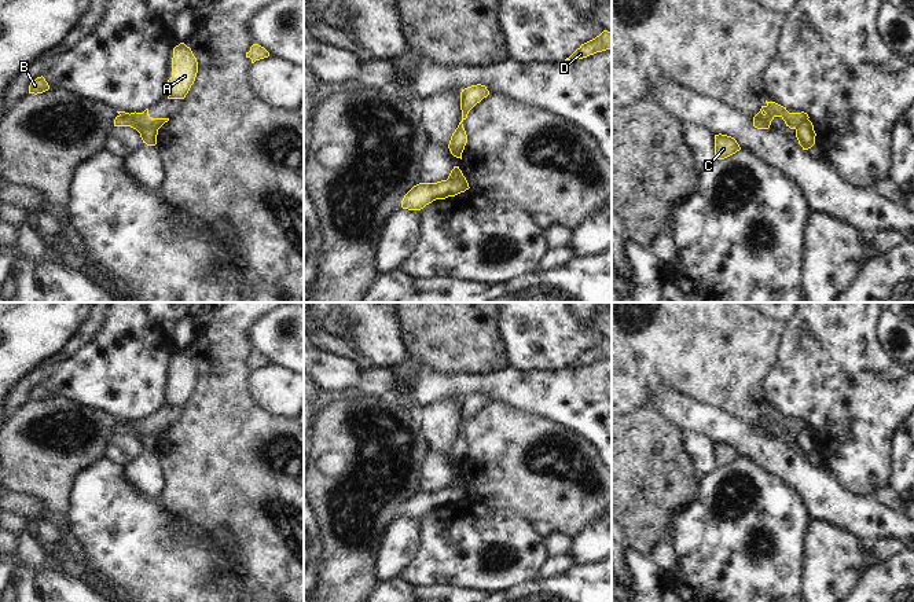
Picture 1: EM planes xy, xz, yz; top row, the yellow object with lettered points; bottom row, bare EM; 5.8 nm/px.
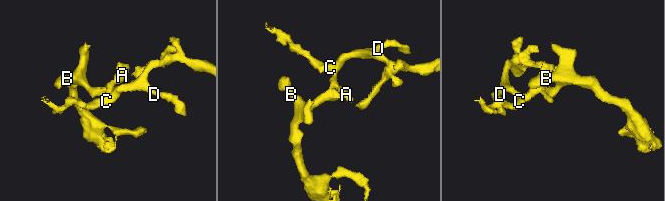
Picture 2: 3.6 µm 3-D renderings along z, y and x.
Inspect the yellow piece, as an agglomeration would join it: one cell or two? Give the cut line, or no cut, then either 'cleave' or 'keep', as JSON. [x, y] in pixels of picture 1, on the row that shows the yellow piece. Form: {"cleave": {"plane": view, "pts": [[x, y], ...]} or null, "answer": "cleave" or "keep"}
{"cleave": {"plane": "xy", "pts": [[120, 114], [127, 114], [140, 127], [157, 129]]}, "answer": "cleave"}

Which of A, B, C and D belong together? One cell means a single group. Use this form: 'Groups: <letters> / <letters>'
Groups: A C D / B.

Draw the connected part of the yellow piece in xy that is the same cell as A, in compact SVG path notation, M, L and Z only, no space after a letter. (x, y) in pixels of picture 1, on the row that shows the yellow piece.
M180 43L173 48L172 77L168 80L168 99L184 99L198 73L198 62L190 47Z

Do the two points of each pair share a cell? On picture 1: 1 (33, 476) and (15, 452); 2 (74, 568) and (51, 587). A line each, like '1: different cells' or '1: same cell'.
1: same cell
2: different cells

